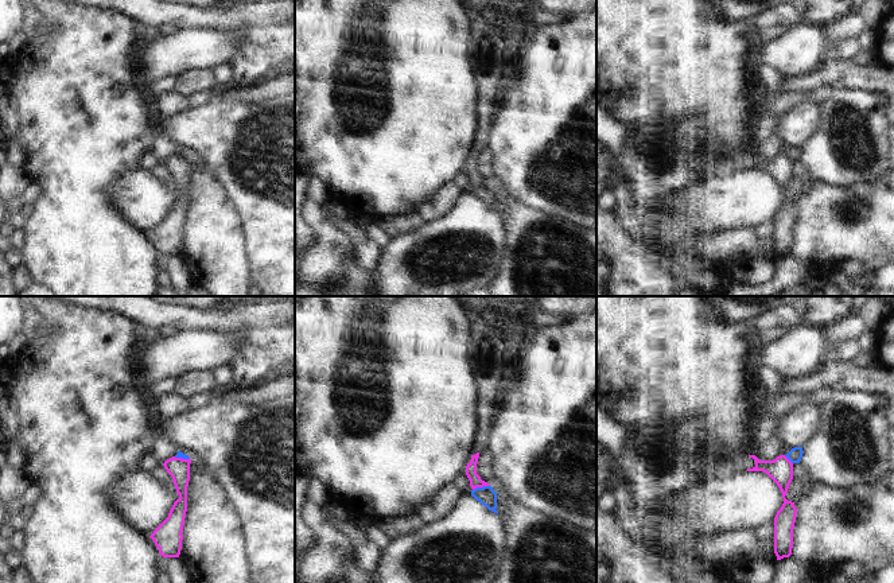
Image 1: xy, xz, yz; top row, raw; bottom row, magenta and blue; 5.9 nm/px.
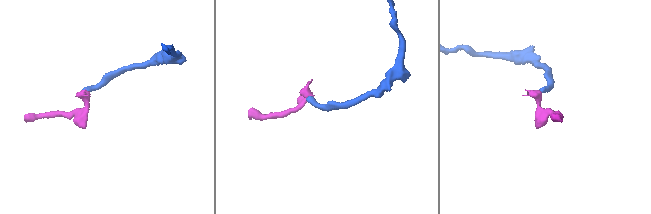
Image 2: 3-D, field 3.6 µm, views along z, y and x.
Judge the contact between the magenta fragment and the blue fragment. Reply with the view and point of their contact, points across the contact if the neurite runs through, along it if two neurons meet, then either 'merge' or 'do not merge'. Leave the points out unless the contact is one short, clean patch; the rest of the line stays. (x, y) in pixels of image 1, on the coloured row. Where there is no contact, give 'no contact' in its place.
meets magenta in xz at (481, 486); border along xz (489, 485), (473, 490); do not merge

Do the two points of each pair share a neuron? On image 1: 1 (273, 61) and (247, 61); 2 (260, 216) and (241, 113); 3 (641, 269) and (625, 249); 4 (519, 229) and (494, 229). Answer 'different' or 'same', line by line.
1: same
2: same
3: same
4: different

